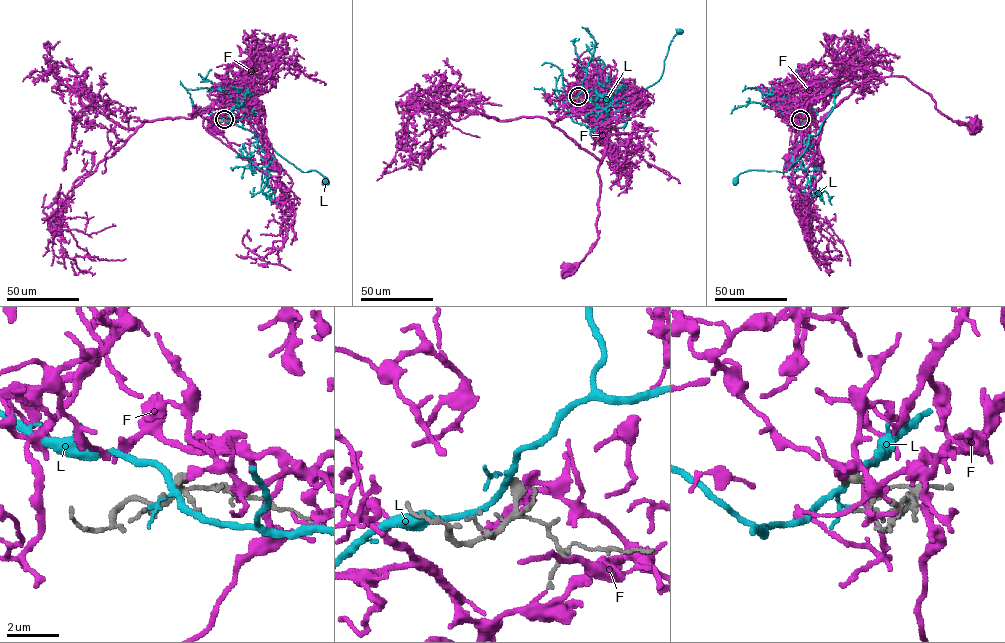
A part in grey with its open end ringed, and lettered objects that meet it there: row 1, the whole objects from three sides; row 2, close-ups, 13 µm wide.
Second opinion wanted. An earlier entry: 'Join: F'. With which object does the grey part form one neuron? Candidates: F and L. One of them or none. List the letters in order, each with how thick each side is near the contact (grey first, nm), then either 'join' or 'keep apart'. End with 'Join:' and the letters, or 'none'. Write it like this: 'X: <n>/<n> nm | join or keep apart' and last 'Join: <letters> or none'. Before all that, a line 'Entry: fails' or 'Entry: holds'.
Entry: fails
F: 360/340 nm | keep apart
L: 360/220 nm | keep apart
Join: none

